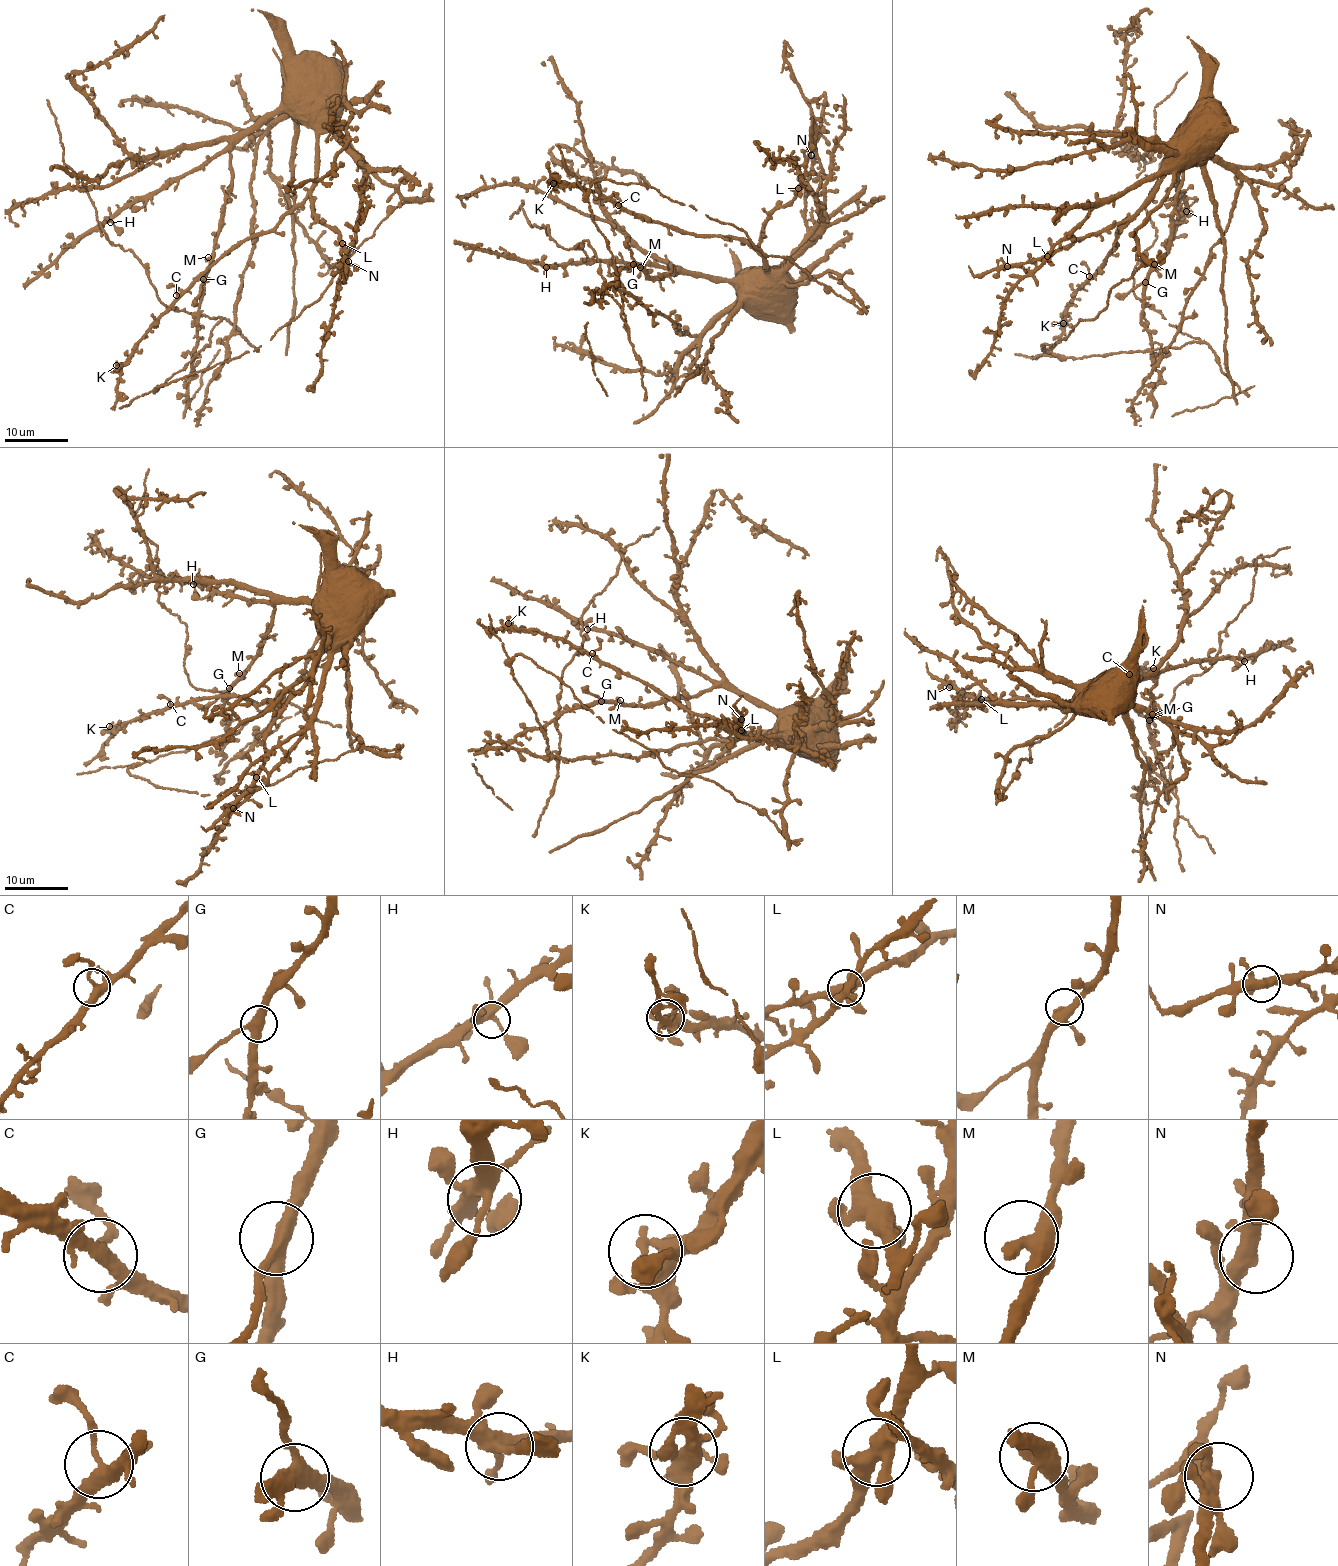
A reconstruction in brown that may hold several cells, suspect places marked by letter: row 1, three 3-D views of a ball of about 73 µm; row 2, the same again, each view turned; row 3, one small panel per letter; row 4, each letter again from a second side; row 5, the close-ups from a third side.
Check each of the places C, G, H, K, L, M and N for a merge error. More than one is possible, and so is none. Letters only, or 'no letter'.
no letter

